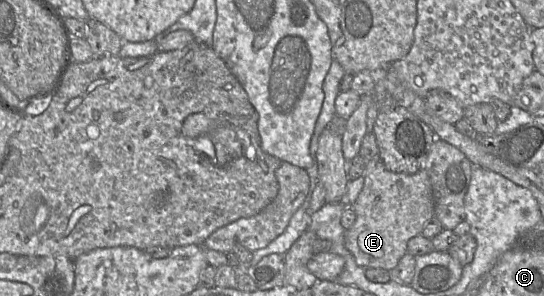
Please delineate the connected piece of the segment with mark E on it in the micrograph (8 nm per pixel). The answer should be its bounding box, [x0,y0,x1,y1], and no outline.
[344,156,435,271]

